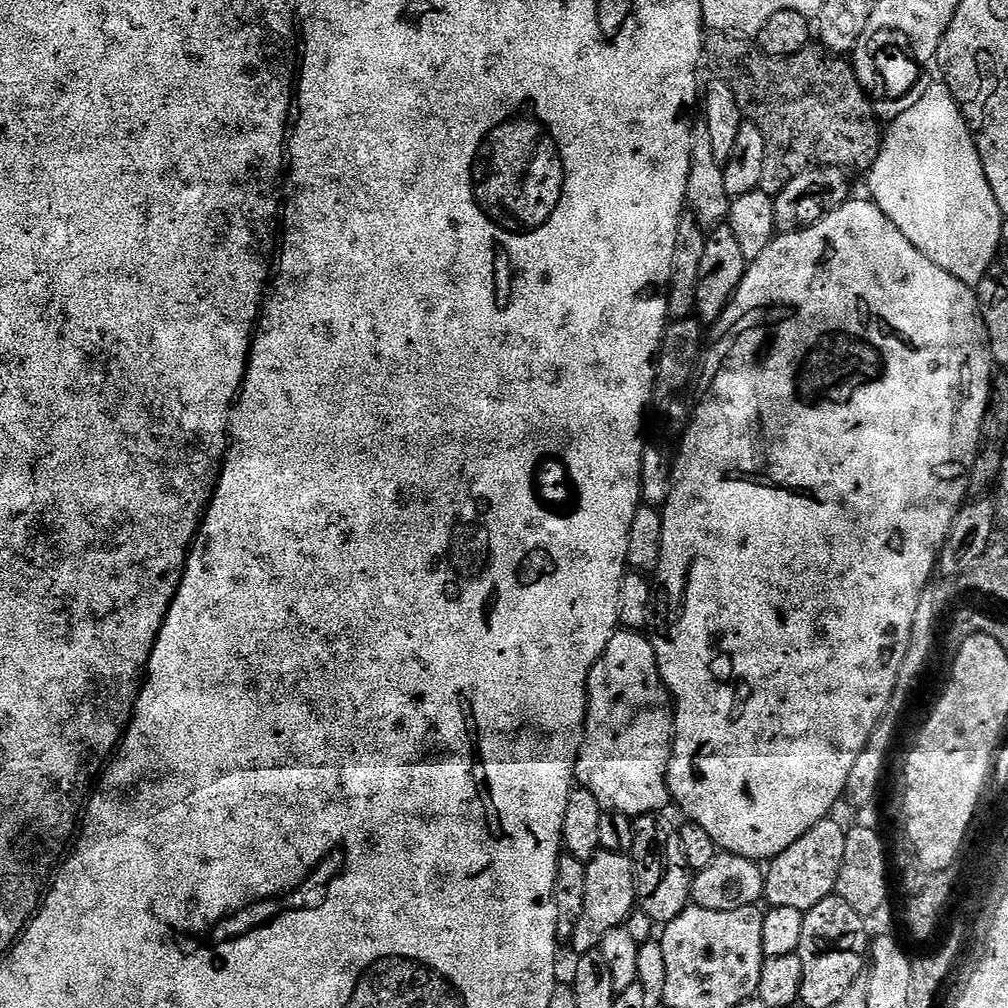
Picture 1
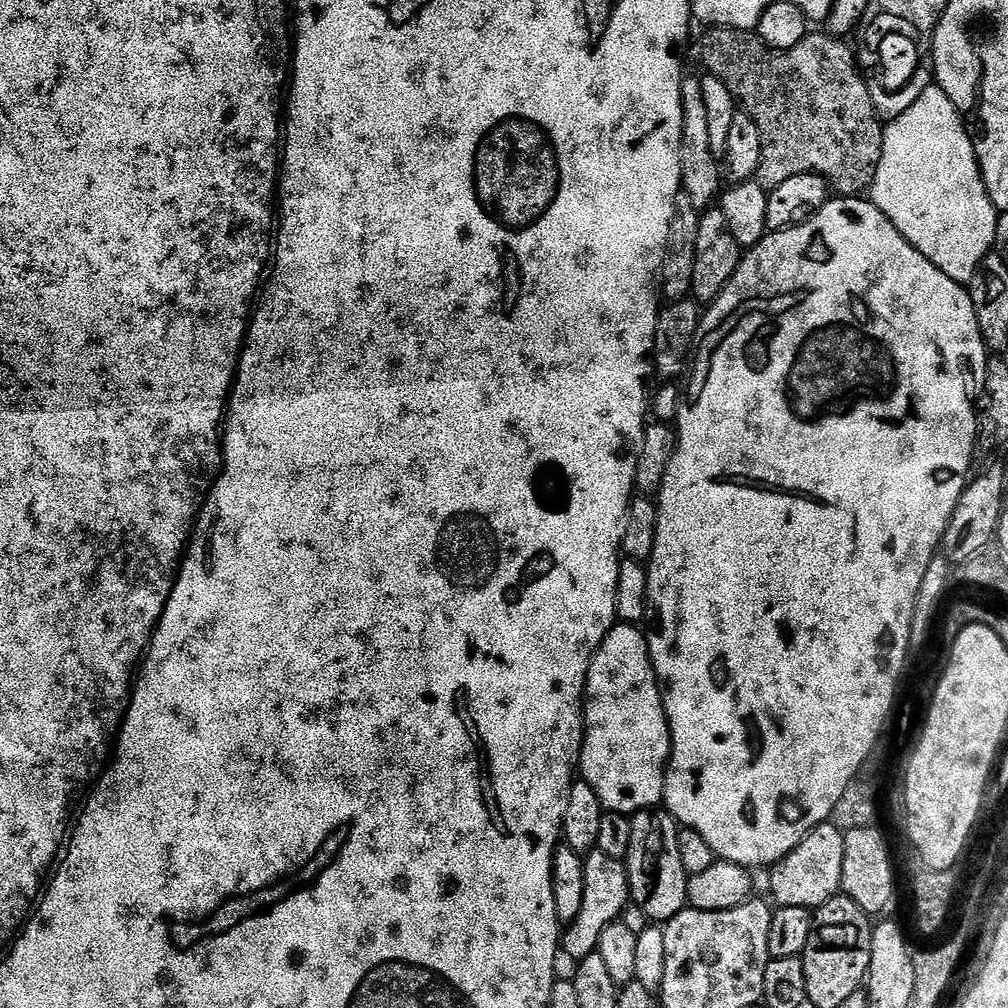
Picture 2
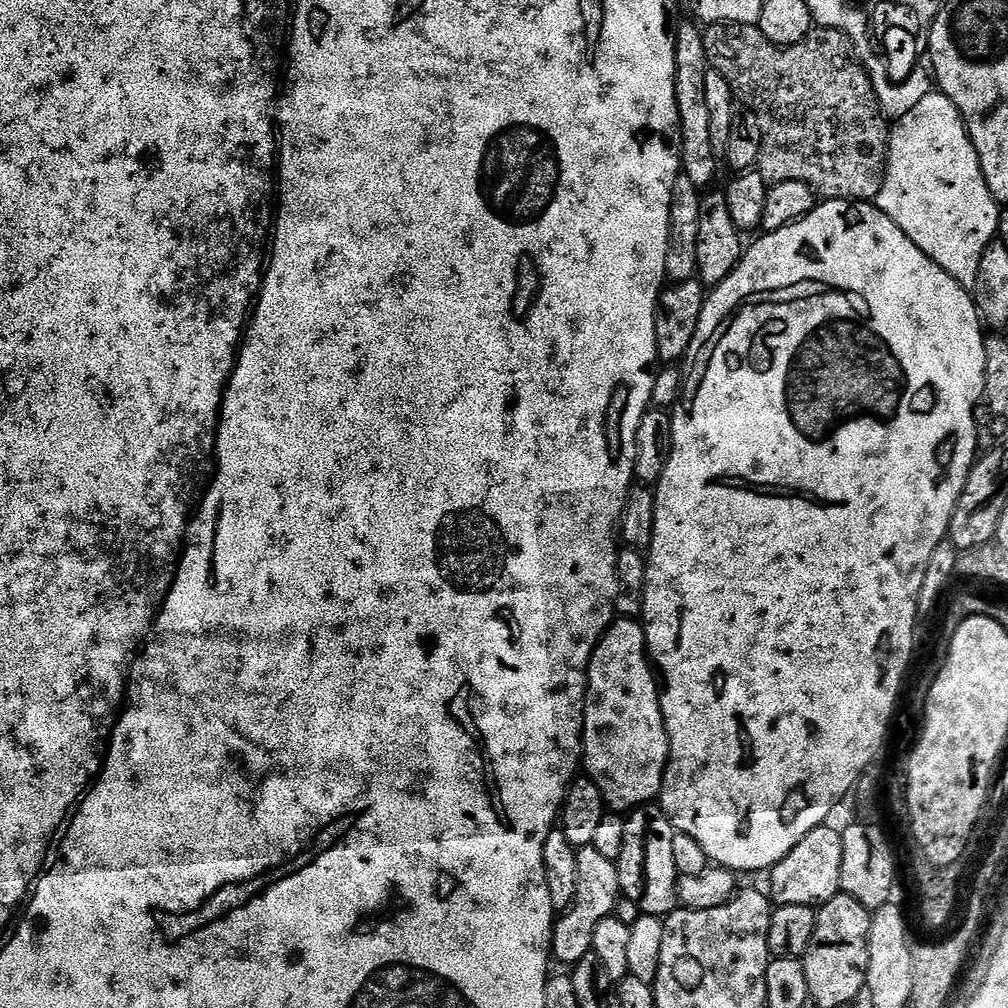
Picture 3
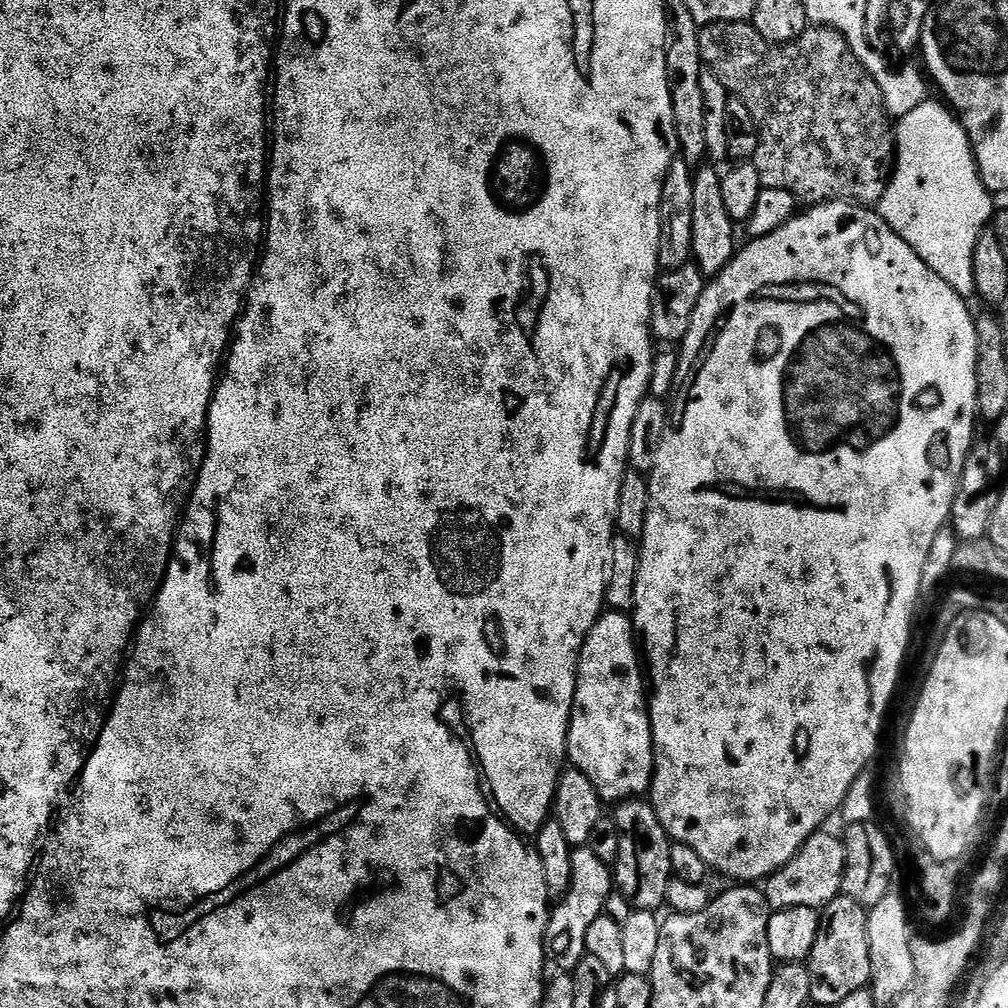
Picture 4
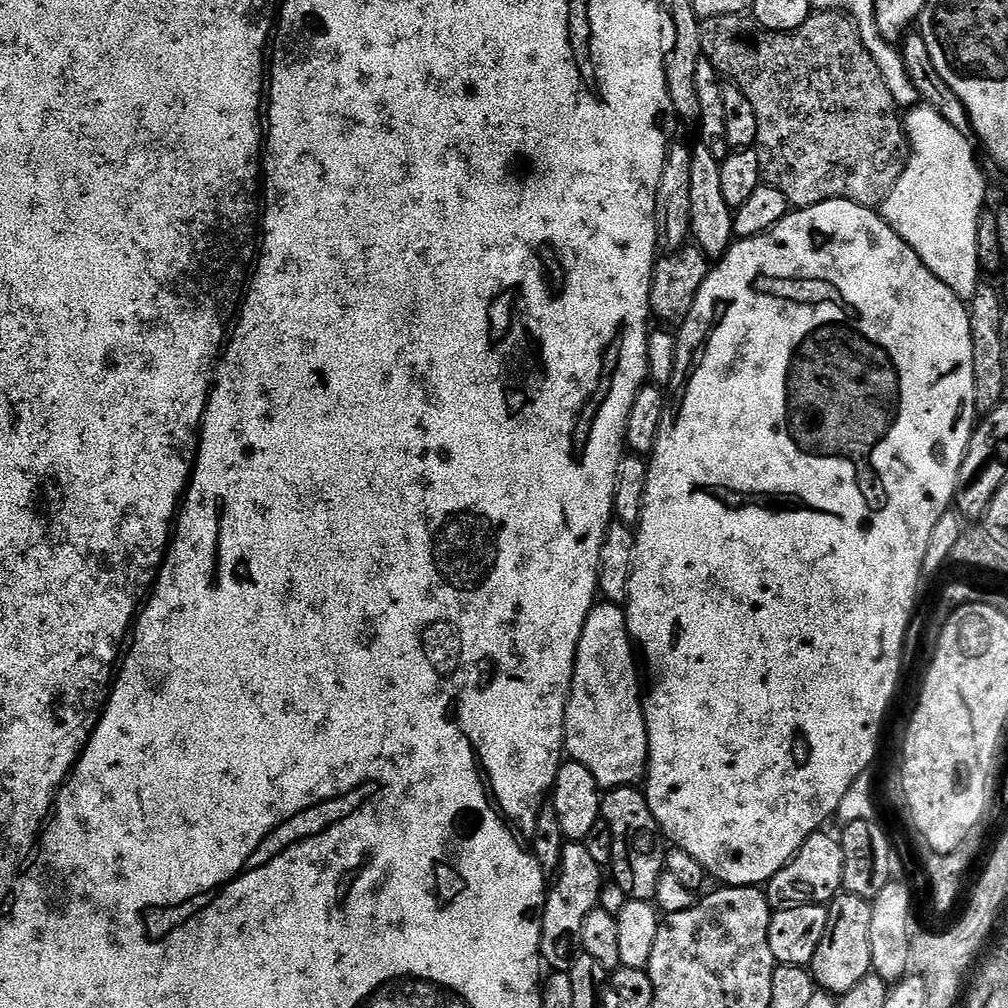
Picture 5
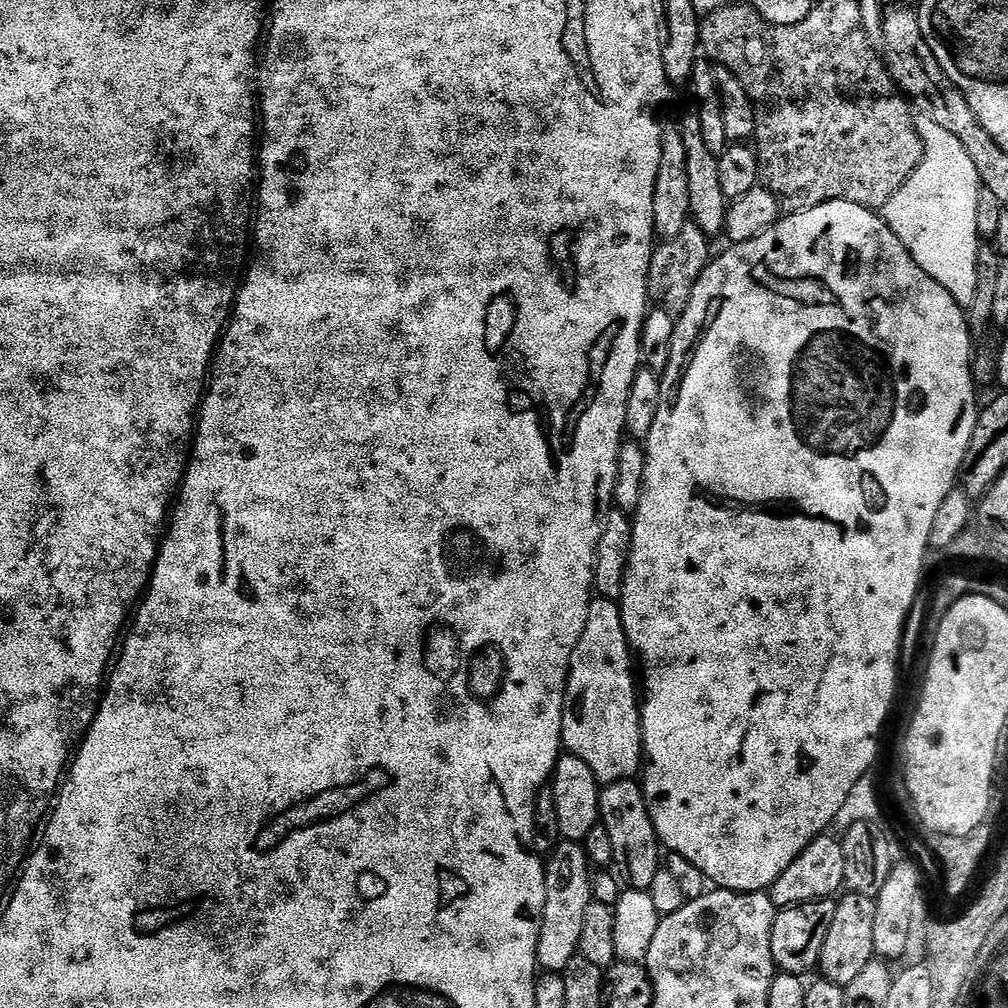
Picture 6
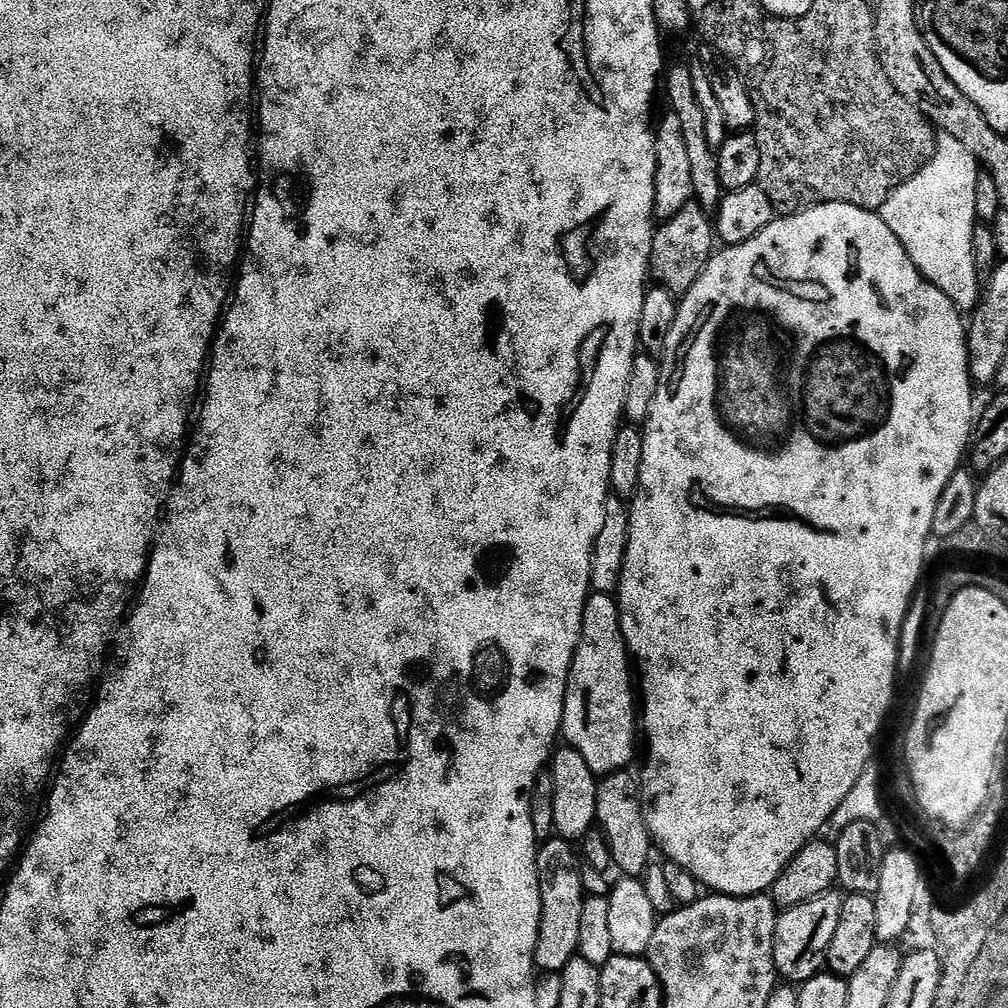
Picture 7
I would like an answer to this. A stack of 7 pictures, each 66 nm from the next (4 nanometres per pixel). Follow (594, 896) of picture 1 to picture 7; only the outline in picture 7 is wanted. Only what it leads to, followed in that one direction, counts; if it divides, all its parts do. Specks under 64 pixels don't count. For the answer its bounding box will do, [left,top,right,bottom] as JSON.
[536,838,586,973]

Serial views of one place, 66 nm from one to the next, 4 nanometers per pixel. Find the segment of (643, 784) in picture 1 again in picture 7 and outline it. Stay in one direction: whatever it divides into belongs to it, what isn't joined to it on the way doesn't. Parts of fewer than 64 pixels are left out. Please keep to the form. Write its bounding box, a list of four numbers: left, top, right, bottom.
[562,592,638,778]

